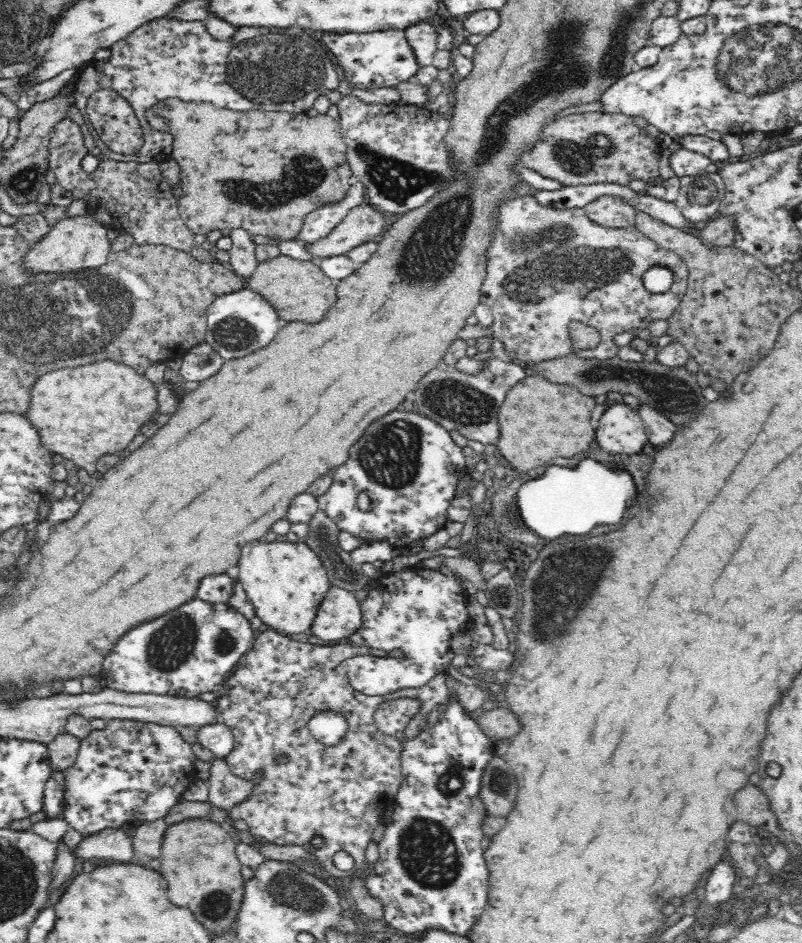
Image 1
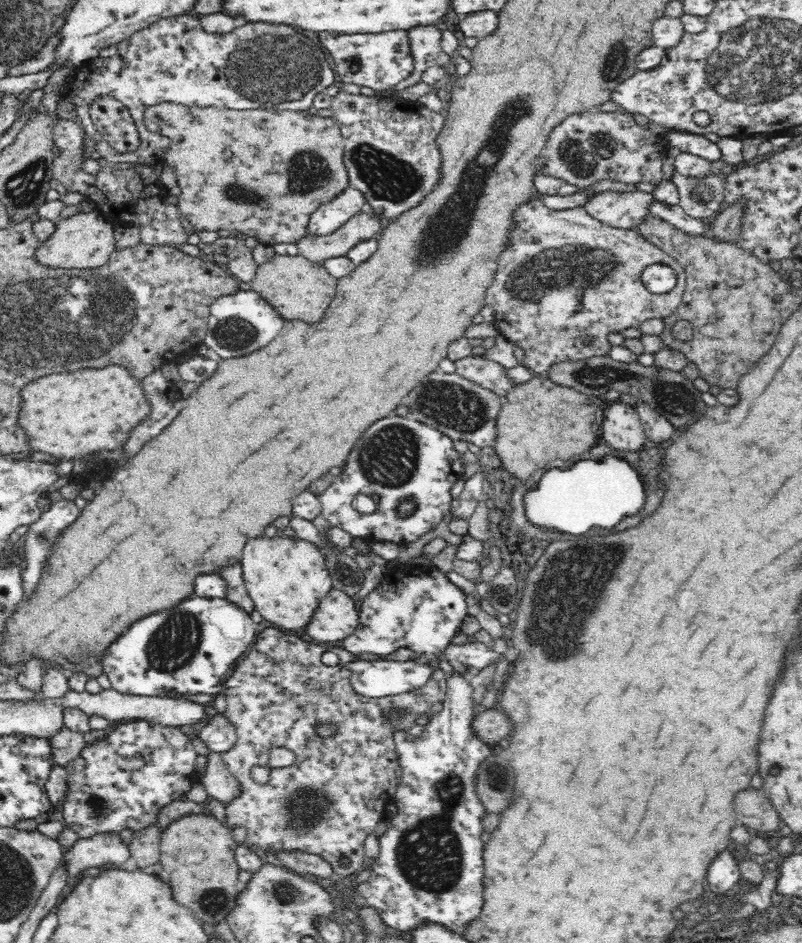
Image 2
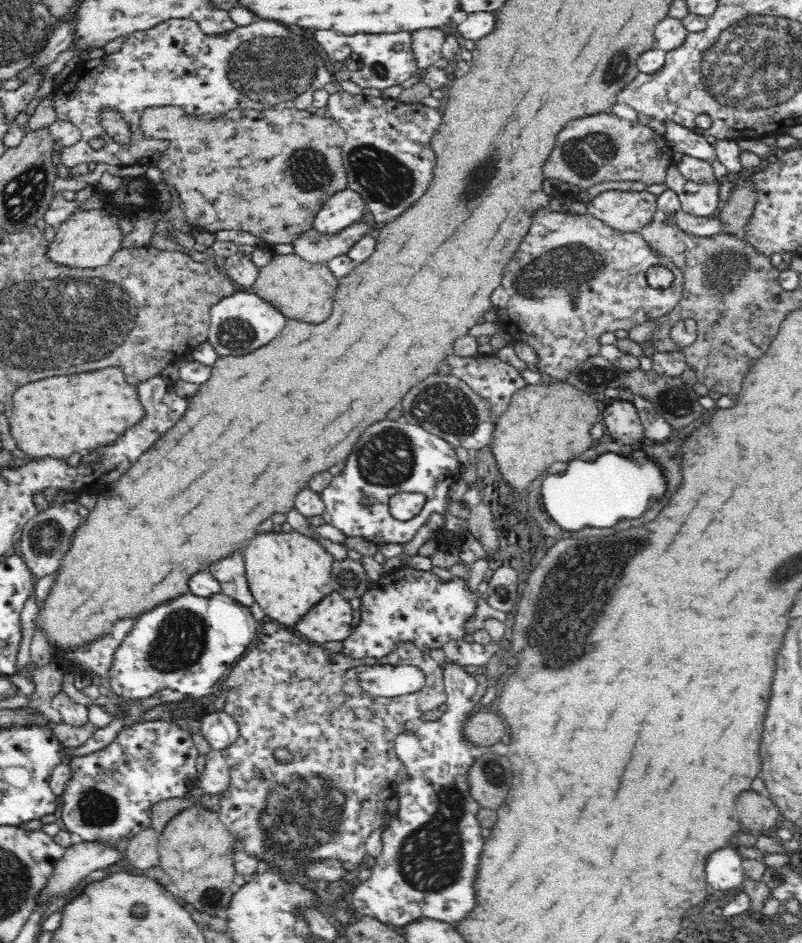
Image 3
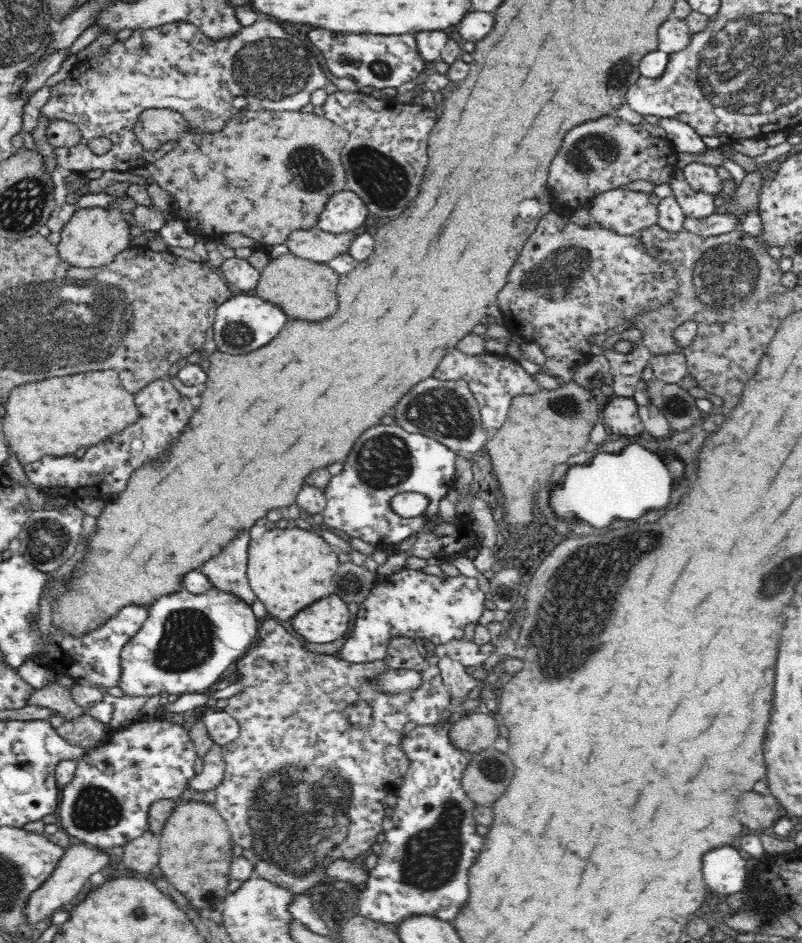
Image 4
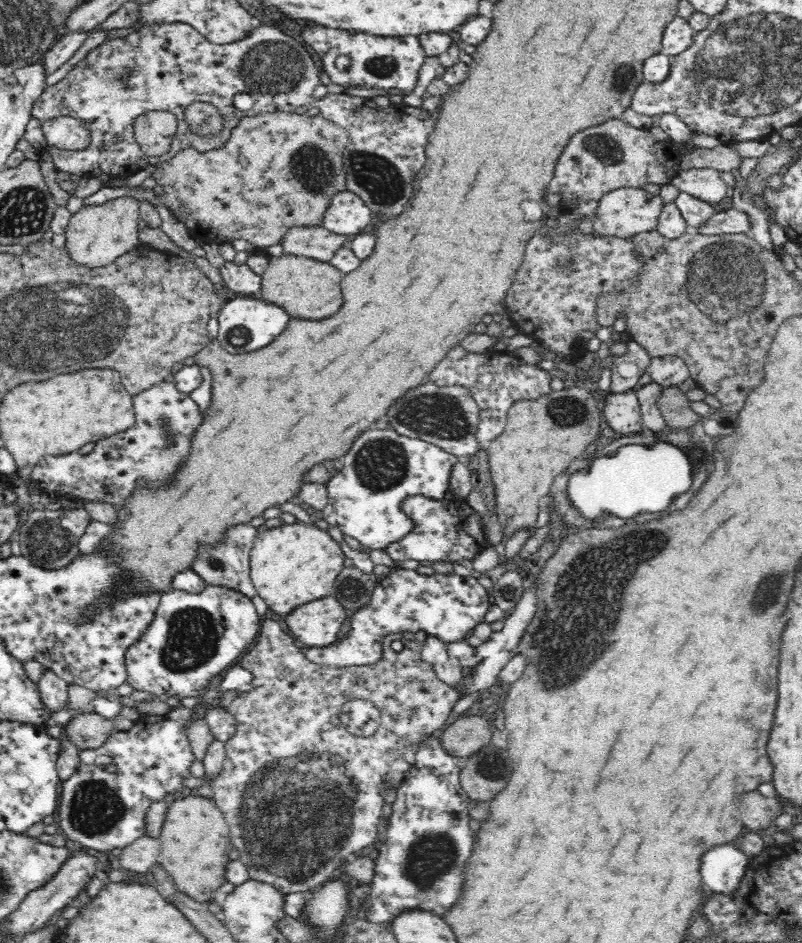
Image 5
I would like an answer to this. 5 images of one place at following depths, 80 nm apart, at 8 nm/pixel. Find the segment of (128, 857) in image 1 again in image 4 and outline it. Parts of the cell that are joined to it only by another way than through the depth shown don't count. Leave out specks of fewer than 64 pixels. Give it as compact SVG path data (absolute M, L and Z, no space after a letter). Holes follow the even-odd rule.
M84 843L70 845L65 849L64 856L56 864L56 870L44 881L44 884L38 890L30 895L30 898L24 906L24 915L28 917L28 924L35 924L48 917L58 908L68 905L75 896L82 890L93 874L100 873L110 864L110 856L106 854L105 849L92 847Z

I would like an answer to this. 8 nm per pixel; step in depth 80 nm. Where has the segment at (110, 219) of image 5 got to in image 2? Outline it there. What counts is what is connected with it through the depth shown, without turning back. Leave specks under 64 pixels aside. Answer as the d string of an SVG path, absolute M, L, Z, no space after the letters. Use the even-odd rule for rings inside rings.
M96 210L89 213L79 212L70 218L59 220L55 223L53 233L47 238L45 242L40 243L33 259L41 267L60 269L77 268L100 268L109 261L109 256L116 251L116 241L113 235L113 224L99 215Z

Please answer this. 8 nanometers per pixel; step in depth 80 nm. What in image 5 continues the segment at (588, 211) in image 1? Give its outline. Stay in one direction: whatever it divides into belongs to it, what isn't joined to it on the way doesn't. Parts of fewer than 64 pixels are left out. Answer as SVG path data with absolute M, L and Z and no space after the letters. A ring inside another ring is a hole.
M620 188L600 197L594 211L593 230L600 235L629 237L657 228L664 201L644 189Z

